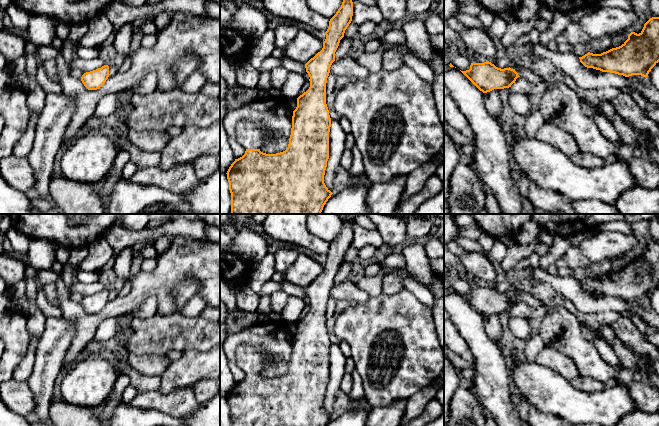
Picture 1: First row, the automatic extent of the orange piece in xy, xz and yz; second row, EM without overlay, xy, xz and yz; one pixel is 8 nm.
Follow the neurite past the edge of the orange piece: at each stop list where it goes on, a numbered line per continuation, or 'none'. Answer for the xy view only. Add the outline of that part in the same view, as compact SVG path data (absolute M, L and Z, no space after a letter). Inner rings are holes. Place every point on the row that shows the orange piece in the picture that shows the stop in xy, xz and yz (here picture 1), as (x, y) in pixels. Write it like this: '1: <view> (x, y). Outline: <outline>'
none

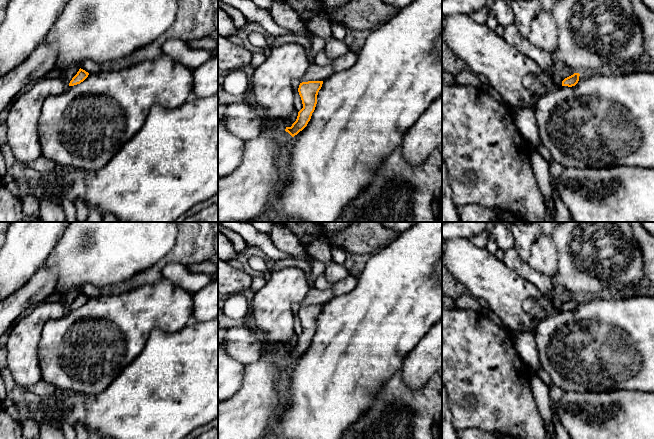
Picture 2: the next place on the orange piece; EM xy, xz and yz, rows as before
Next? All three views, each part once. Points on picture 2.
1: xz (287, 137). Outline: M285 130L282 133L282 137L283 137L283 140L284 140L284 144L289 143L292 139L292 136L288 132L286 132Z

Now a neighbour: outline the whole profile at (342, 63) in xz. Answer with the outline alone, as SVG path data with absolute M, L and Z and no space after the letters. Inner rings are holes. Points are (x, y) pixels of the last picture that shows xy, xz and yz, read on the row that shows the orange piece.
M325 51L318 52L313 62L318 66L331 66L334 74L351 68L357 60L357 54L349 52L338 58L330 58L326 55Z

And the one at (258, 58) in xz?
M252 53L252 59L250 65L255 69L258 68L264 61L266 60L266 56L263 53Z

